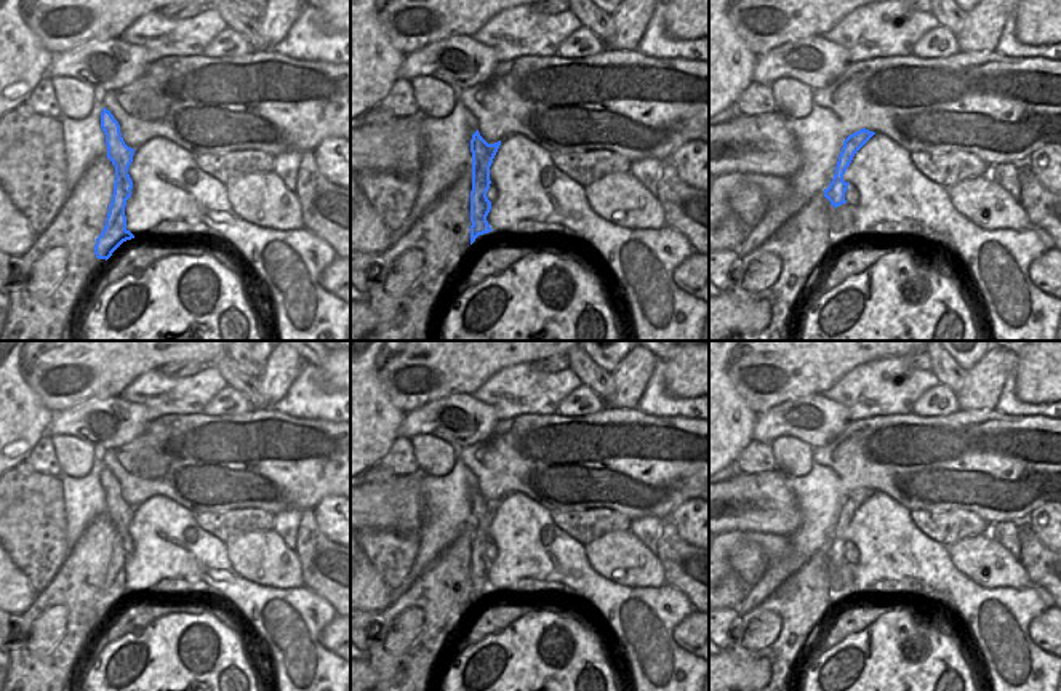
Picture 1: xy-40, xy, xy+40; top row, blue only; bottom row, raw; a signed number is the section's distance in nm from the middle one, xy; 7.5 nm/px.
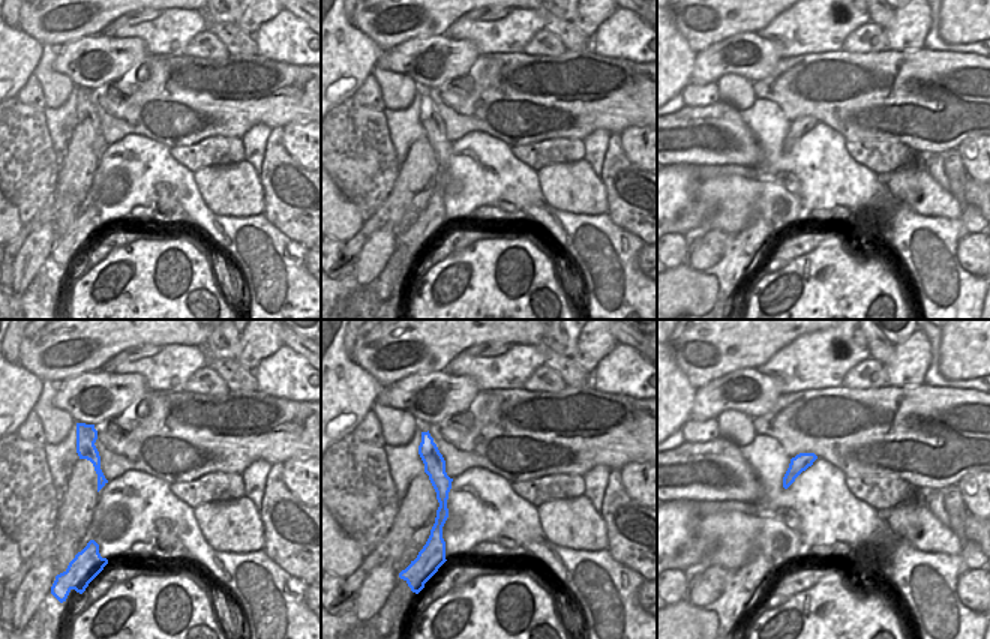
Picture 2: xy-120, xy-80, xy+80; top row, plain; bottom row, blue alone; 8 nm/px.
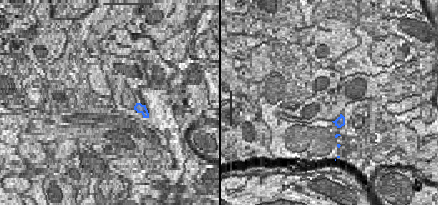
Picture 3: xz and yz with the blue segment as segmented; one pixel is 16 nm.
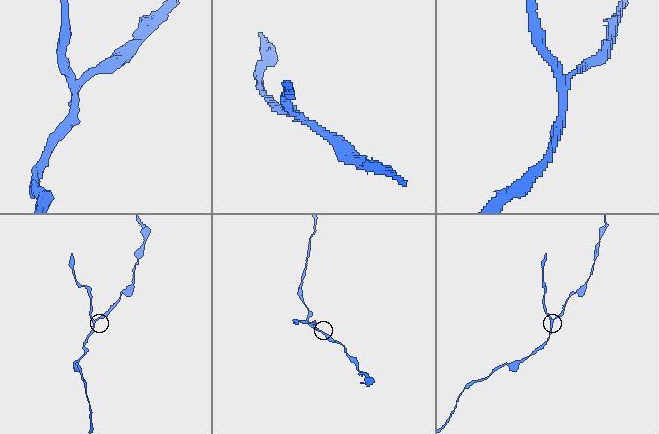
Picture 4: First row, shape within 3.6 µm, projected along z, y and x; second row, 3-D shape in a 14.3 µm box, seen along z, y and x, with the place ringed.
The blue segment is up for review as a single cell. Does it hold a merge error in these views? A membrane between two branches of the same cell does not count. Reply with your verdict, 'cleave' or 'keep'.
cleave

